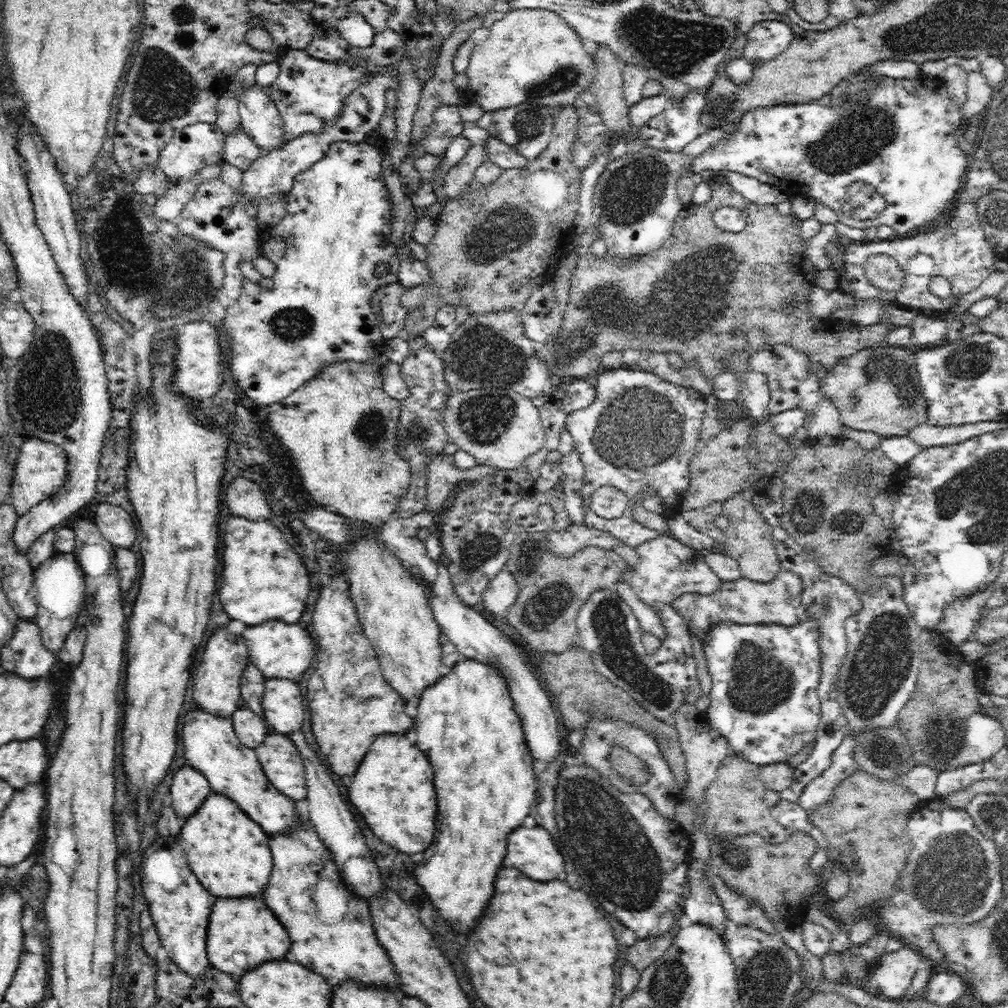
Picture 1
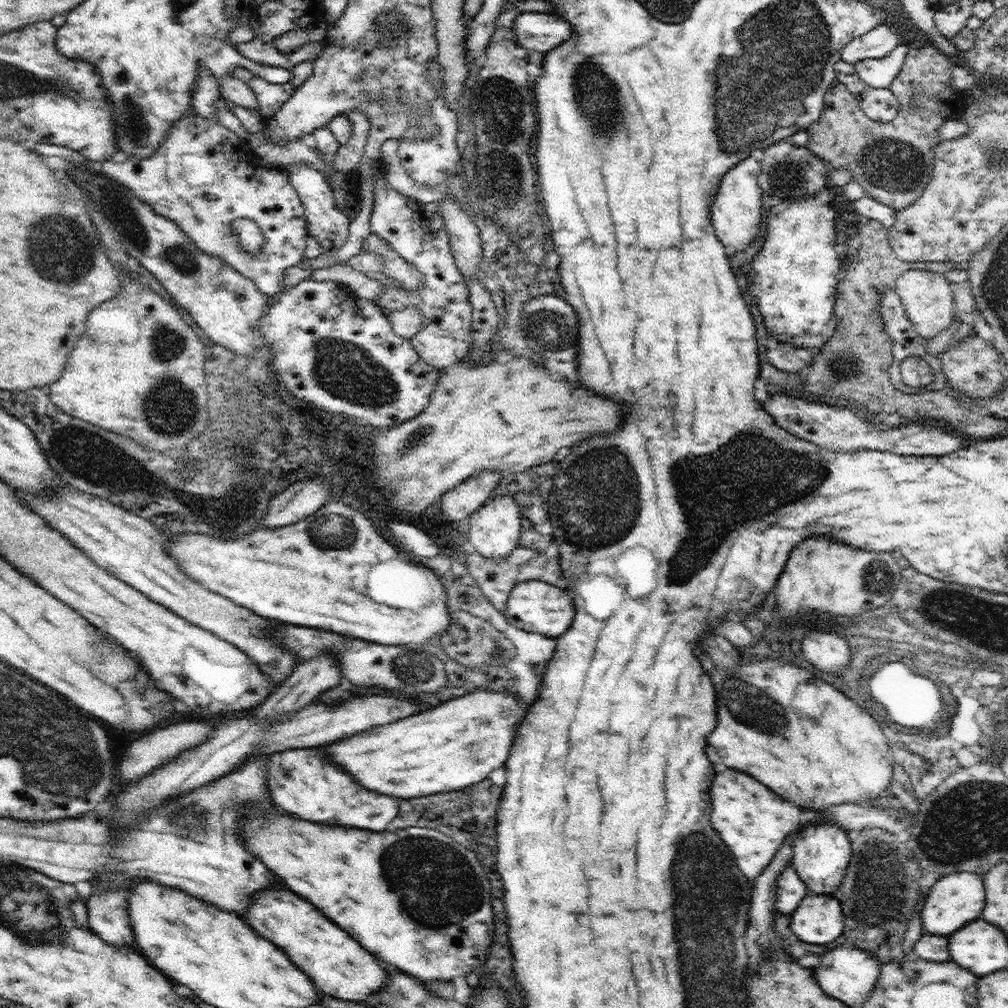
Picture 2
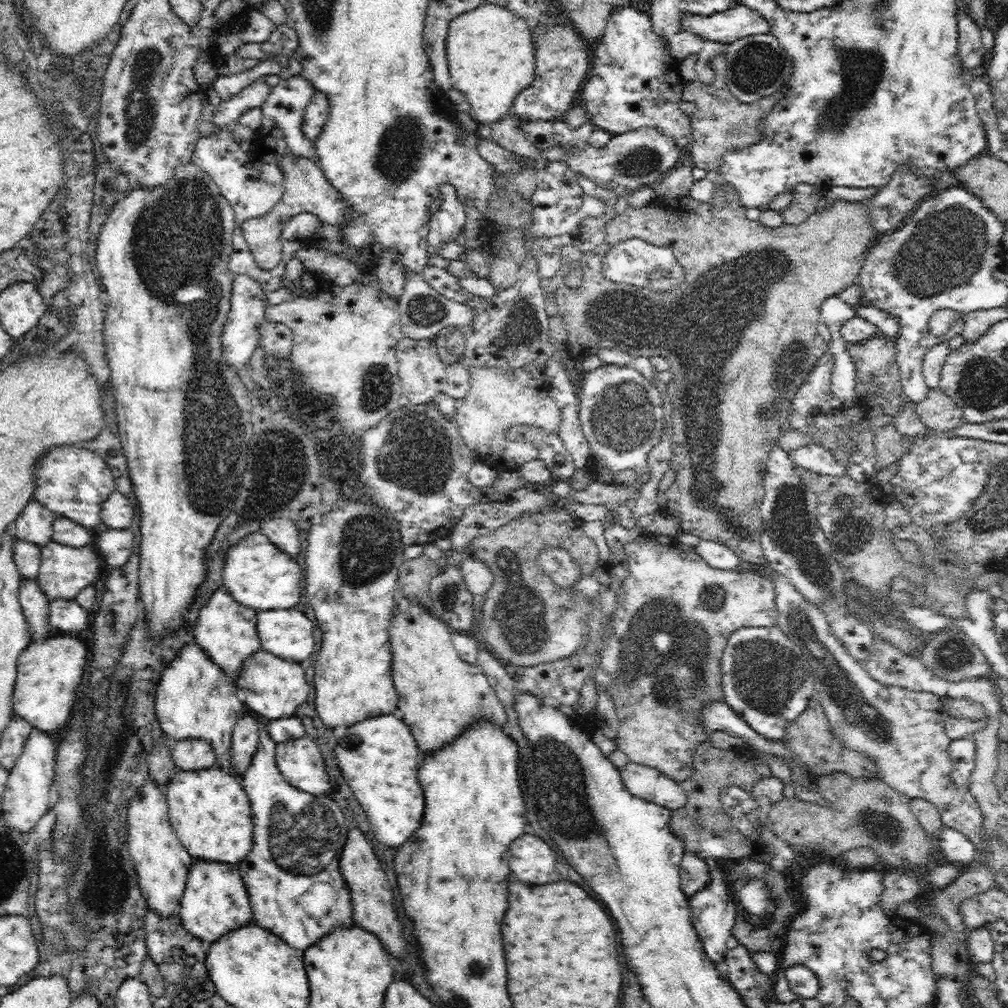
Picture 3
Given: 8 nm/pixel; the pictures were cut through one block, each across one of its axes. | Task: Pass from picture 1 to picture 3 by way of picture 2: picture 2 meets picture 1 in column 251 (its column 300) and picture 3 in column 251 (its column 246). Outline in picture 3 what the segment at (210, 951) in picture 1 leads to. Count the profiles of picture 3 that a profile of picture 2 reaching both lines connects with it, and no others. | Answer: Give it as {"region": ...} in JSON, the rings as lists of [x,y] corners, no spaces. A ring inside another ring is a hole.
{"region":[[[194,859],[192,866],[188,868],[186,888],[180,900],[180,916],[186,930],[196,938],[210,943],[216,942],[226,932],[254,921],[248,891],[238,868],[239,863],[230,866],[226,862],[218,864],[200,859]]]}

